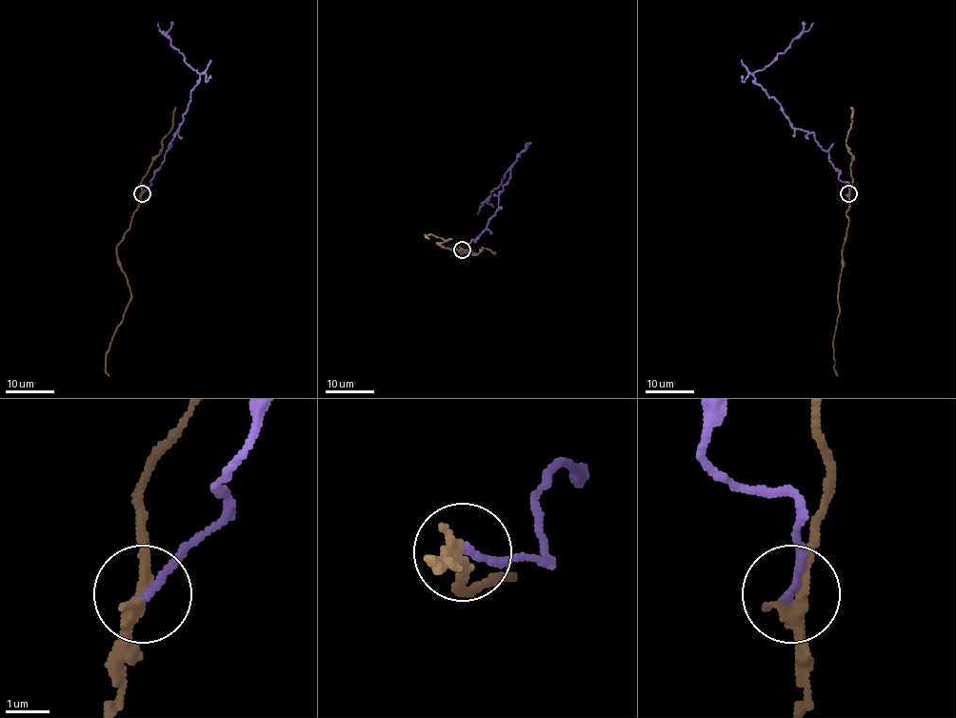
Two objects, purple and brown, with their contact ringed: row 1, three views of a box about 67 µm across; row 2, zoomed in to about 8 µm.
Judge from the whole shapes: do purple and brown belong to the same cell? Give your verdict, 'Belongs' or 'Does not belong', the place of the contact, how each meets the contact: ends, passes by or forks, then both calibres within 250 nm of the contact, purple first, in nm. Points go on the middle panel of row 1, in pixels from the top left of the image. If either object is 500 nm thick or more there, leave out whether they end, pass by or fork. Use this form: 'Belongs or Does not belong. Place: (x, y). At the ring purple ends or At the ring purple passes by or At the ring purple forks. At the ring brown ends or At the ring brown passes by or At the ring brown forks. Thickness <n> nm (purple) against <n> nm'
Does not belong. Place: (462, 249). At the ring purple ends. At the ring brown passes by. Thickness 190 nm (purple) against 280 nm

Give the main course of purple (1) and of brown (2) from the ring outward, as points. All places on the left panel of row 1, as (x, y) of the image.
1: (142, 193), (151, 184), (199, 79), (158, 23)
2: (142, 193), (130, 226), (116, 249), (117, 263), (126, 276), (130, 301), (105, 357), (105, 369), (109, 375)

